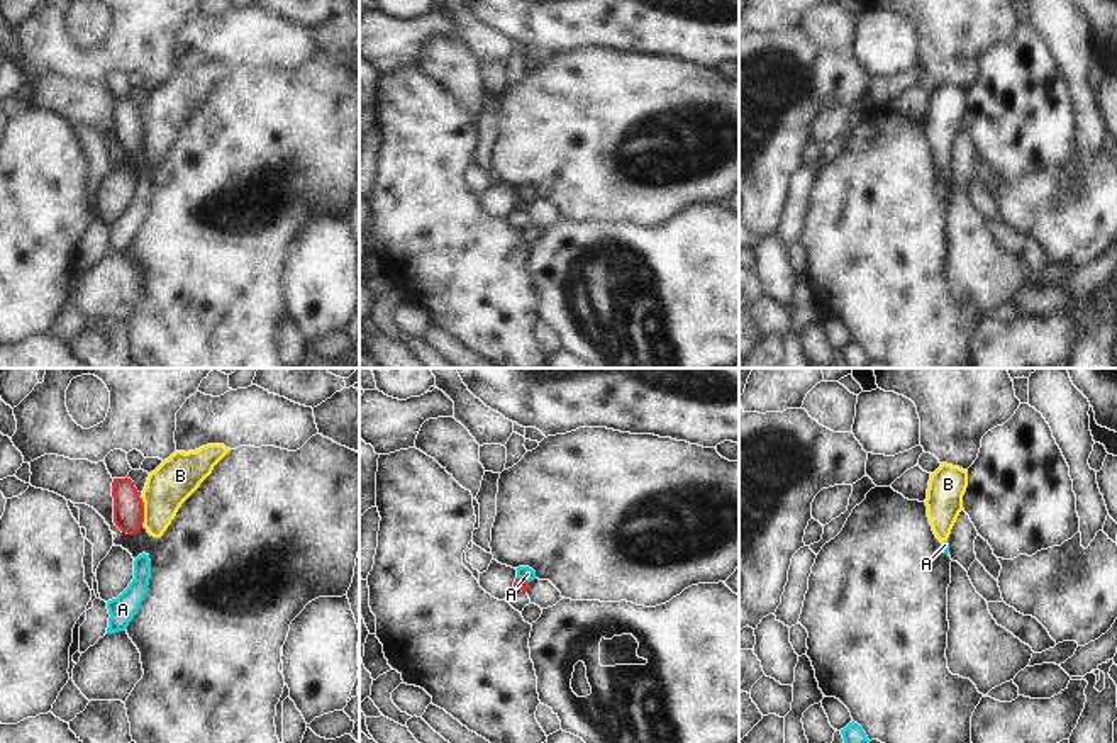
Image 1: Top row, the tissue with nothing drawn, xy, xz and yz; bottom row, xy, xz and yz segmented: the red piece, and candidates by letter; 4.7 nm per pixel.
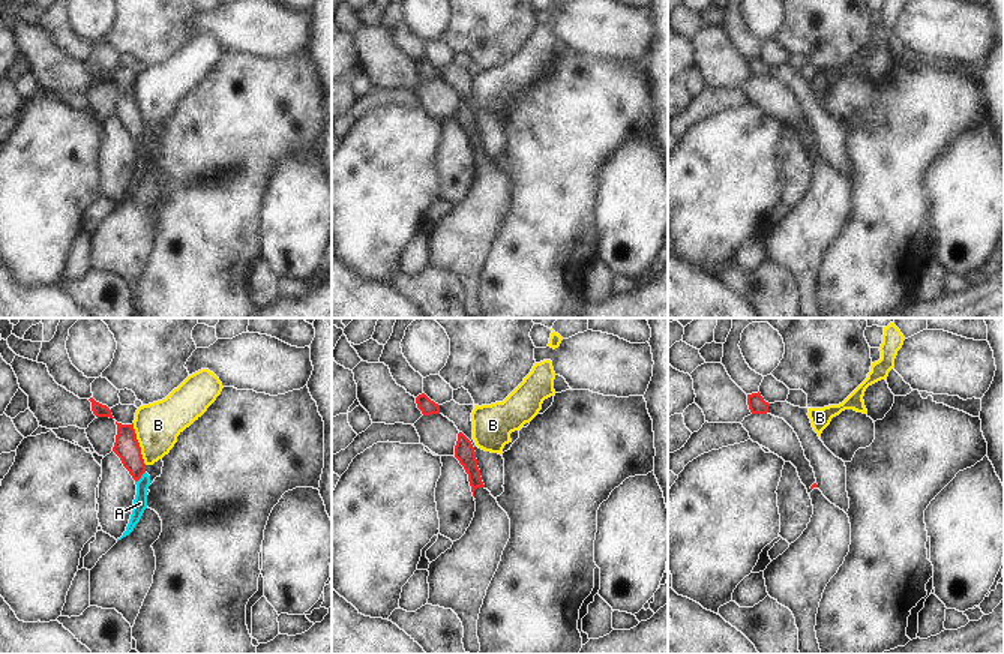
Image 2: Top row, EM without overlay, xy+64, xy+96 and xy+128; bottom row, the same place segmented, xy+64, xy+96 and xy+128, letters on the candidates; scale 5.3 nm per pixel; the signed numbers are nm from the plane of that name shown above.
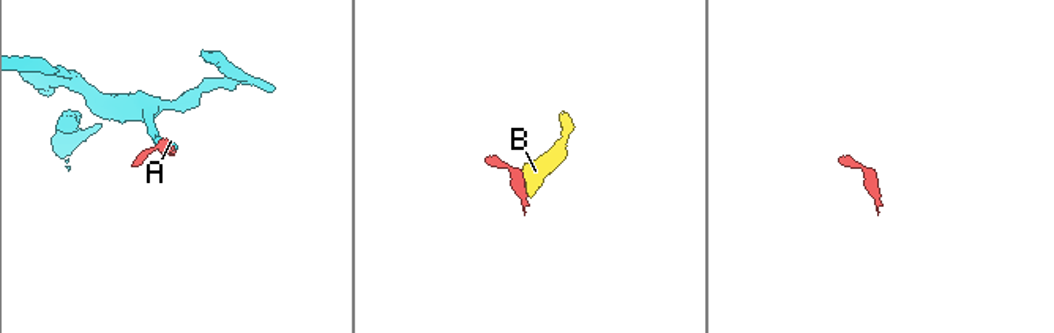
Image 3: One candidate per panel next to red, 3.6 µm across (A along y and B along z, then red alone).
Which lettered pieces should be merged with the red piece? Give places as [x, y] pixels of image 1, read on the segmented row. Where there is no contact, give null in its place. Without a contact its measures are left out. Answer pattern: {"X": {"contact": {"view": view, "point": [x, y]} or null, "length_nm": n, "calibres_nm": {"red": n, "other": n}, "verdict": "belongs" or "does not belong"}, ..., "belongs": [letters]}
{"A": {"contact": {"view": "xz", "point": [524, 580]}, "length_nm": 70, "calibres_nm": {"red": 60, "other": 70}, "verdict": "does not belong"}, "B": {"contact": {"view": "xy", "point": [143, 511]}, "length_nm": 110, "calibres_nm": {"red": 140, "other": 200}, "verdict": "does not belong"}, "belongs": []}

